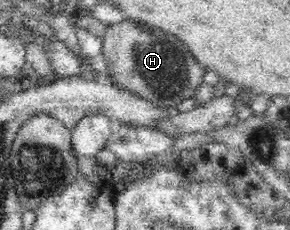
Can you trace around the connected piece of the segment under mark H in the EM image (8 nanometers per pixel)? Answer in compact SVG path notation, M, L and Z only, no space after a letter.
M125 19L108 25L103 36L100 65L105 67L114 85L156 103L160 108L176 111L180 102L193 98L204 78L203 65L194 60L186 44L174 35L146 23Z

